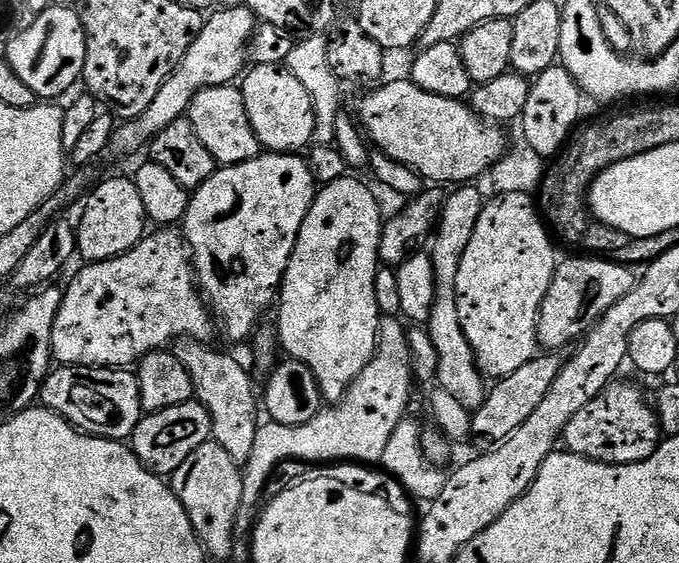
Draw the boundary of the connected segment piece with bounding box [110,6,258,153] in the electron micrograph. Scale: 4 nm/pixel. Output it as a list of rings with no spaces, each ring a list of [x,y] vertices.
[[[247,6],[220,8],[213,11],[211,15],[205,19],[202,30],[198,38],[194,38],[190,50],[186,50],[186,58],[182,58],[176,73],[169,78],[166,86],[162,86],[162,90],[158,90],[154,102],[146,106],[146,110],[137,120],[123,121],[113,131],[110,145],[113,153],[132,152],[140,147],[143,149],[151,144],[152,139],[162,130],[166,130],[170,122],[181,119],[187,113],[188,107],[192,105],[192,99],[202,89],[229,86],[241,79],[249,63],[248,47],[258,27],[257,18]]]

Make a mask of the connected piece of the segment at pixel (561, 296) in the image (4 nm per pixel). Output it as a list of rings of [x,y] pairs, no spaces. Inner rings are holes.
[[[580,258],[584,260],[568,260],[557,263],[556,273],[550,282],[548,295],[550,302],[545,303],[543,315],[538,320],[538,344],[544,350],[564,350],[568,343],[579,341],[591,329],[592,325],[605,316],[619,300],[630,294],[634,283],[633,269],[618,264],[608,258]]]

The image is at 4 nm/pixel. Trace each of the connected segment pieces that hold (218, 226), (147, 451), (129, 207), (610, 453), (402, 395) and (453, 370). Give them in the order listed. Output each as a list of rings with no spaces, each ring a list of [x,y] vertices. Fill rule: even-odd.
[[[268,152],[255,156],[253,160],[247,160],[241,164],[230,164],[227,166],[217,167],[213,176],[191,193],[188,201],[188,209],[182,221],[182,236],[186,241],[186,247],[190,253],[190,259],[196,277],[196,283],[200,290],[200,295],[208,311],[212,313],[213,321],[218,325],[218,332],[228,340],[244,340],[256,328],[256,323],[264,316],[264,311],[268,308],[268,303],[277,299],[280,286],[284,282],[284,272],[288,268],[288,263],[292,257],[292,251],[296,245],[298,234],[302,230],[302,222],[310,210],[310,206],[316,200],[318,185],[312,177],[312,170],[308,166],[307,159],[300,154],[285,154],[282,152]]]
[[[195,399],[182,406],[170,406],[170,410],[147,413],[132,431],[130,447],[132,453],[153,474],[161,478],[171,477],[172,473],[198,450],[207,440],[212,439],[212,423],[210,414]]]
[[[112,176],[94,188],[87,193],[88,205],[80,216],[80,224],[75,225],[76,250],[79,259],[84,259],[85,265],[106,262],[126,254],[136,243],[144,239],[144,224],[149,223],[146,206],[142,206],[142,197],[138,194],[135,179]]]
[[[613,382],[590,406],[582,406],[566,426],[562,437],[565,449],[587,460],[603,464],[637,464],[656,453],[662,429],[655,407],[632,384]]]
[[[396,332],[393,336],[387,334],[379,337],[376,353],[372,361],[354,378],[350,390],[344,399],[333,403],[331,406],[321,407],[318,415],[310,418],[302,426],[282,426],[271,422],[261,423],[260,429],[254,434],[254,450],[250,450],[250,458],[242,466],[242,502],[236,519],[236,531],[240,534],[251,533],[256,526],[258,509],[261,507],[260,495],[268,484],[268,475],[279,464],[287,460],[361,460],[364,464],[383,461],[386,454],[386,442],[390,442],[390,434],[398,430],[398,426],[409,415],[408,403],[412,400],[412,352],[404,341],[404,336]]]
[[[460,186],[452,197],[443,201],[438,223],[434,229],[434,239],[430,244],[430,255],[436,279],[436,297],[432,307],[432,318],[427,321],[426,328],[432,335],[432,348],[436,351],[436,376],[440,379],[439,387],[449,392],[462,406],[475,410],[482,406],[486,395],[486,380],[480,375],[480,367],[476,365],[474,354],[470,350],[470,342],[466,342],[466,334],[458,323],[458,302],[456,301],[456,279],[458,266],[462,262],[462,254],[466,254],[466,246],[470,246],[470,238],[474,234],[474,226],[478,226],[478,218],[486,203],[480,197],[476,186]]]

